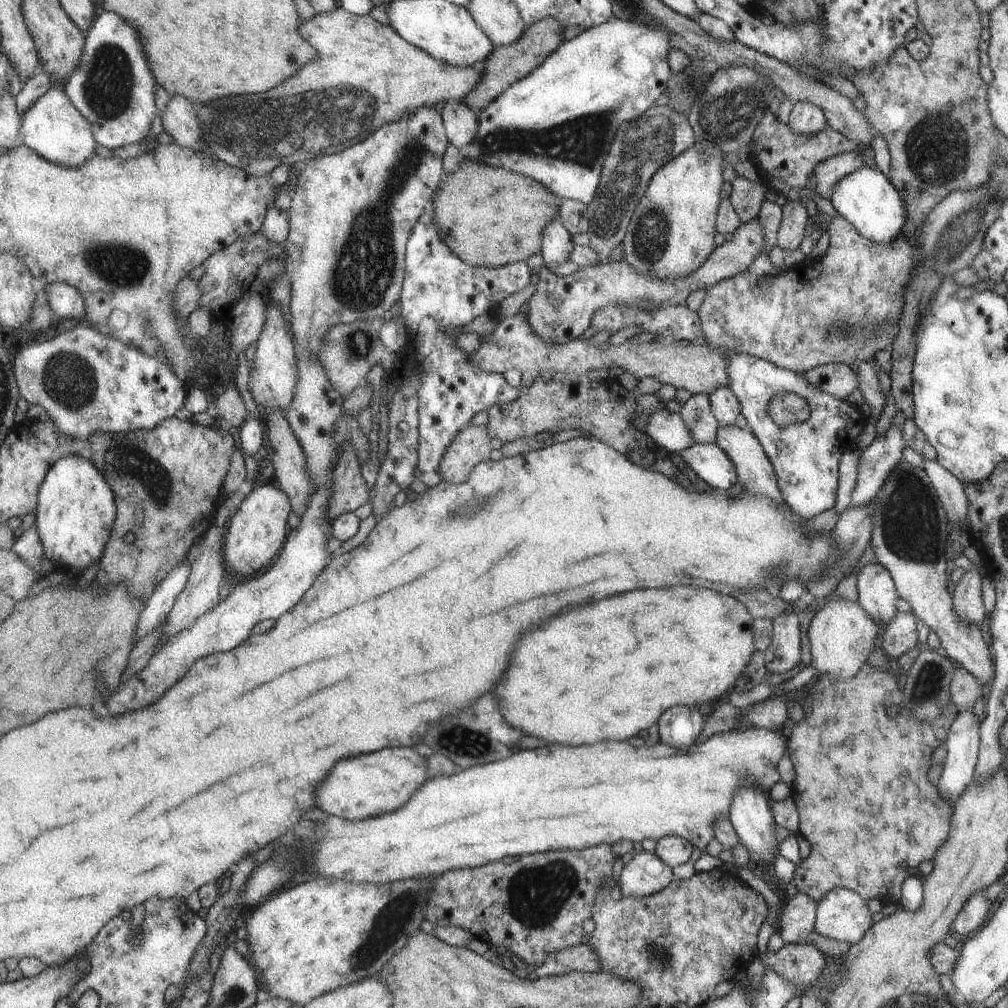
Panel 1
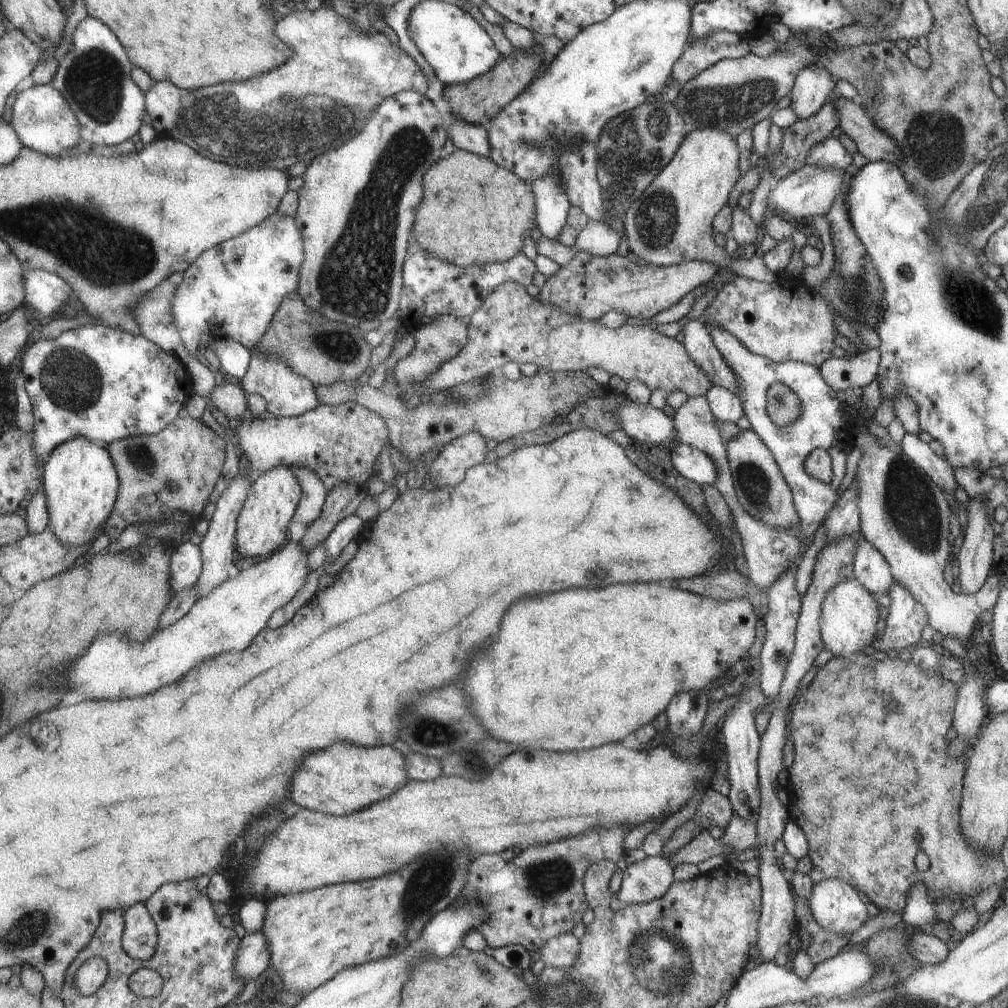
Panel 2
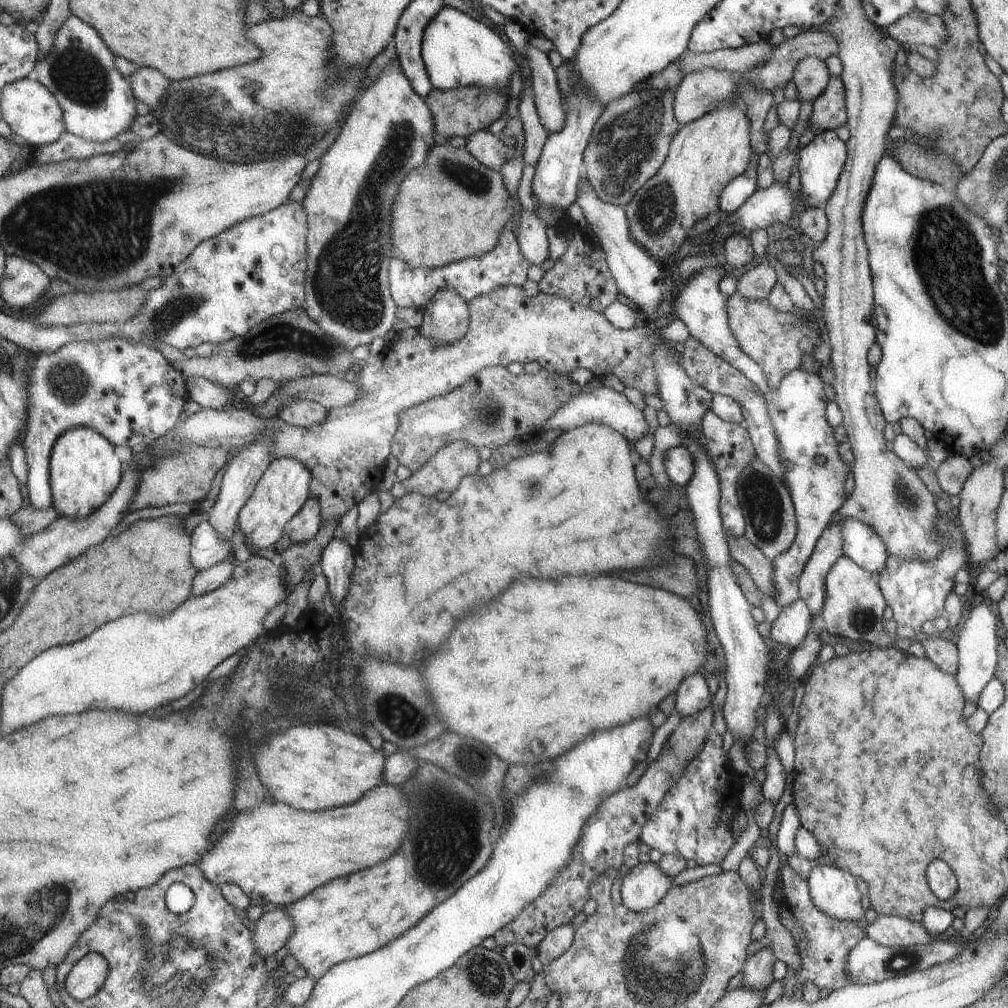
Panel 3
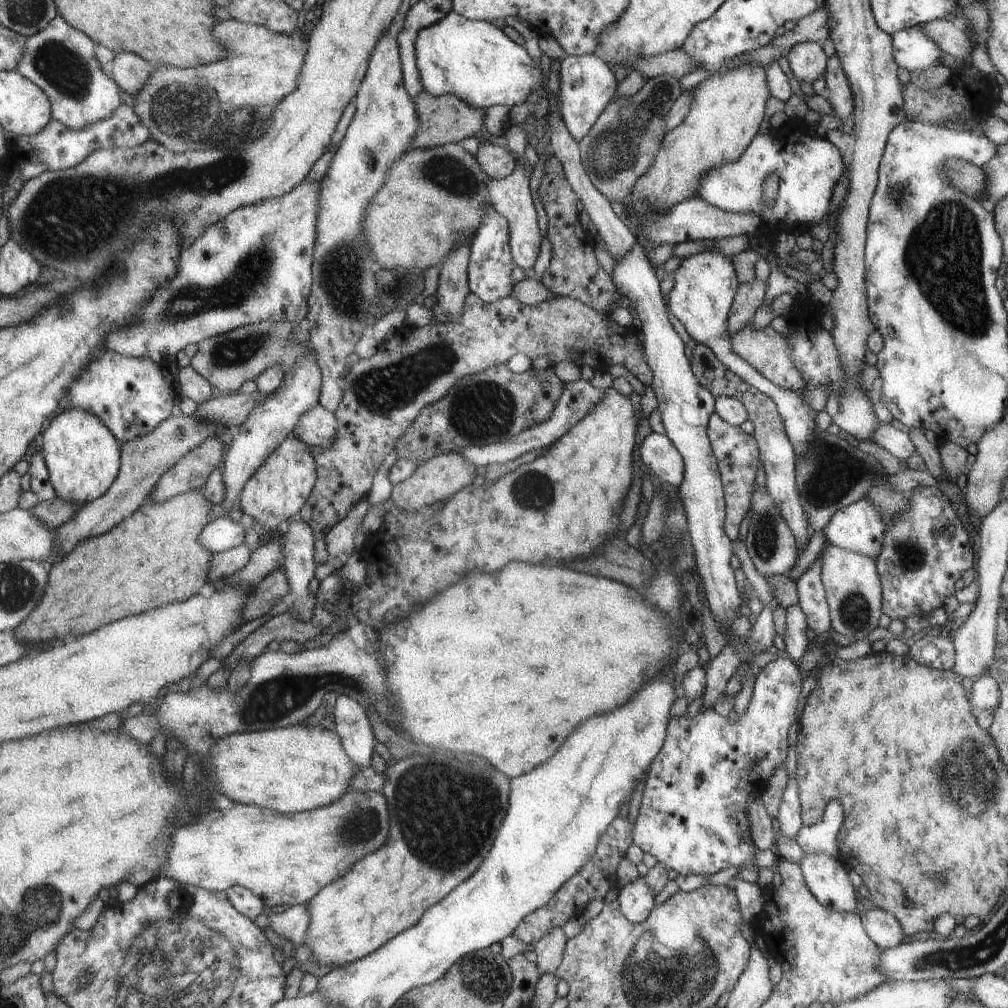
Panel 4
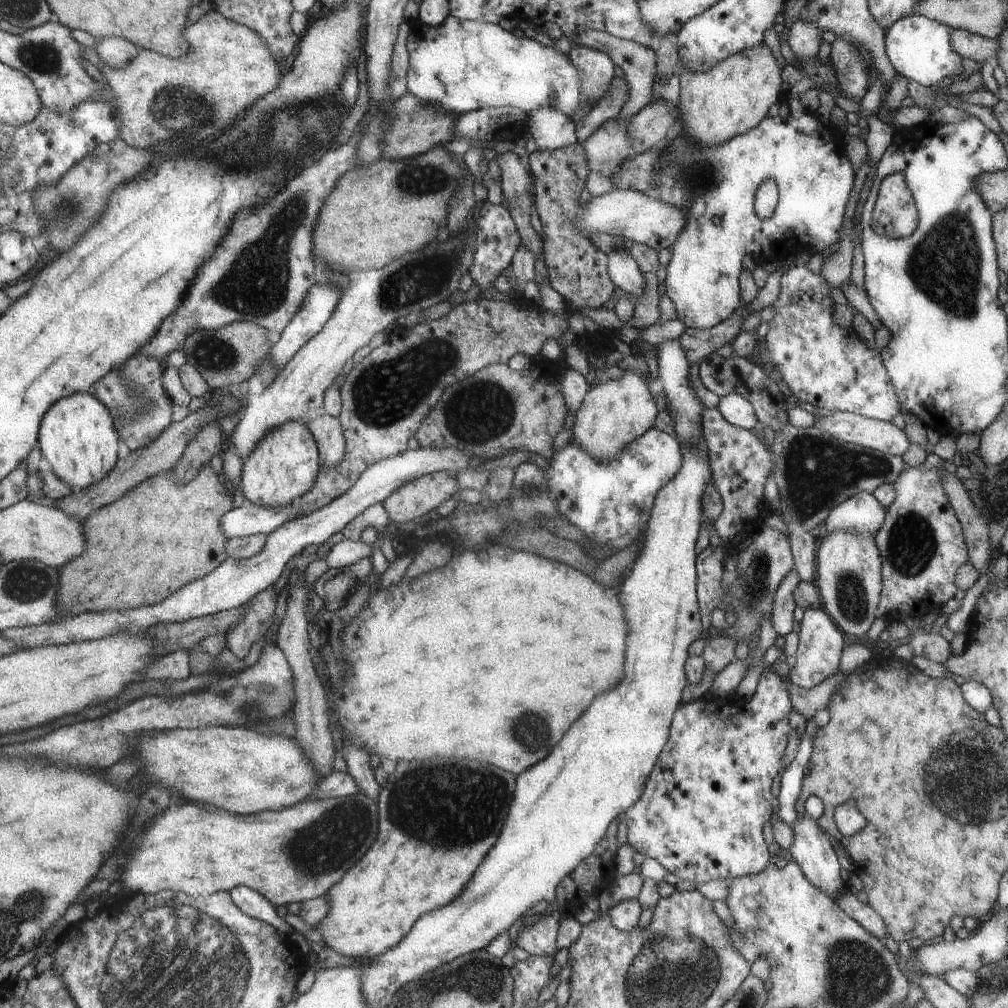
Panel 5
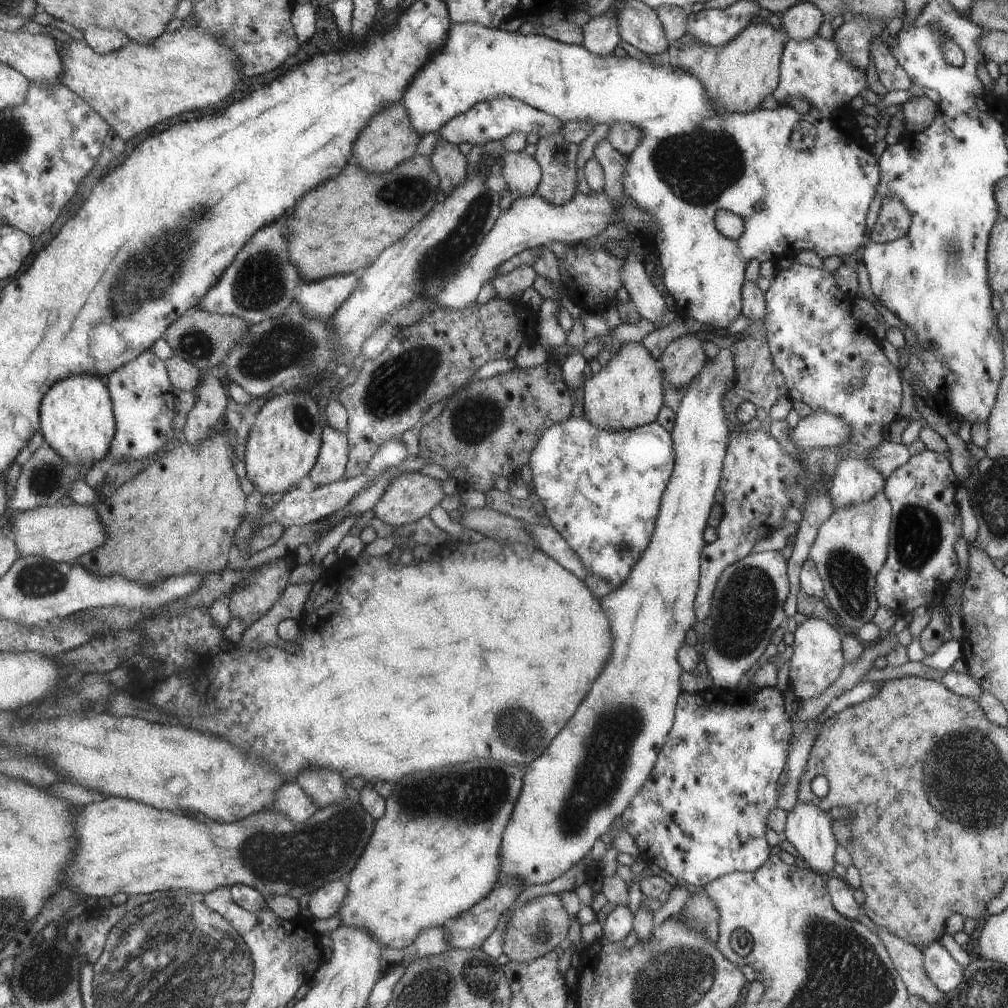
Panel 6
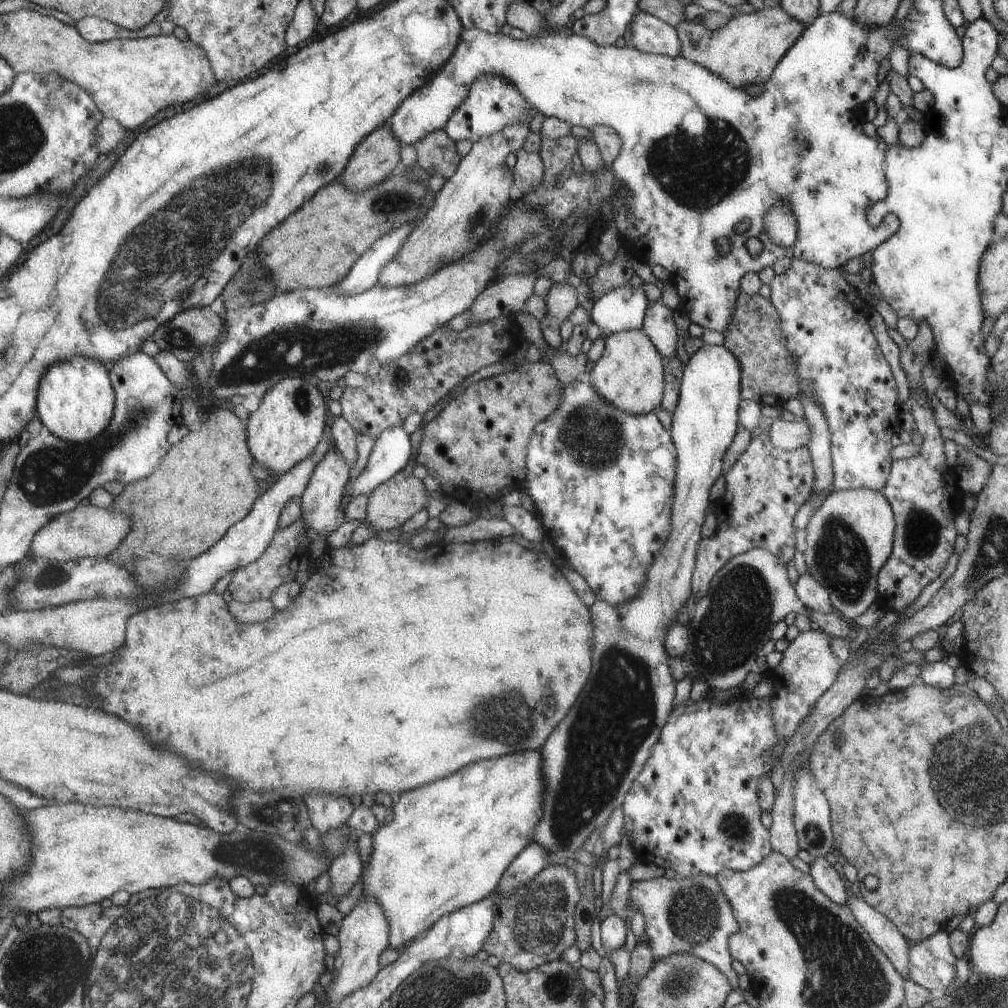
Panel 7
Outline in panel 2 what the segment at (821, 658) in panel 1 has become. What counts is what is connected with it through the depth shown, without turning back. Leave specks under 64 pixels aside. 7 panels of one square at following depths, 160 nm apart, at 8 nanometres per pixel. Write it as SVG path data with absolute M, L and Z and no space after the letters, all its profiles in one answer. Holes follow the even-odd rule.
M854 577L841 581L826 593L820 608L819 632L824 648L833 657L842 659L849 659L852 654L863 652L863 647L871 645L871 640L874 640L877 620L877 602L871 598L871 593Z

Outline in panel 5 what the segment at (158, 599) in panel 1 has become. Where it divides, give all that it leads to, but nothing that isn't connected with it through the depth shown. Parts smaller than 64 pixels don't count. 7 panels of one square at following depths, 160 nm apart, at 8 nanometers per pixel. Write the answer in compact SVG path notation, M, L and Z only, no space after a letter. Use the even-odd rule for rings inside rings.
M241 501L239 506L221 516L219 530L227 540L259 533L268 535L283 521L287 521L288 518L291 520L295 516L295 510L291 511L290 505L262 507Z

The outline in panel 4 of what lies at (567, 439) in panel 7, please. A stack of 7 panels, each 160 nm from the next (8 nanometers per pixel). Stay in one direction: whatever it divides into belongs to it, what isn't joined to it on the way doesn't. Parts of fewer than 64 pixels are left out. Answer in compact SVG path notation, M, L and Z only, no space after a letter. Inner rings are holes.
M651 431L641 440L639 456L645 484L648 482L646 468L649 468L659 481L670 484L672 487L677 488L682 483L684 461L668 435Z

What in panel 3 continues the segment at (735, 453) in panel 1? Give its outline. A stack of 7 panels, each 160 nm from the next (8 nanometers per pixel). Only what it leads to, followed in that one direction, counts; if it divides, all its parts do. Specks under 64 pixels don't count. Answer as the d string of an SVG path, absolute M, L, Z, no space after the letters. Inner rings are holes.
M756 456L737 480L737 494L745 518L744 535L770 561L788 550L796 538L796 513L791 492Z

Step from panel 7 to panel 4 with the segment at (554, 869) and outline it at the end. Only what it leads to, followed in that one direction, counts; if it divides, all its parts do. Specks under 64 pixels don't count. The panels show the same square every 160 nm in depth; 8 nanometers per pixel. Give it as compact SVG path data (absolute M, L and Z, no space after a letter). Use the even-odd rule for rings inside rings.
M553 927L548 930L534 945L534 952L536 956L536 965L540 974L552 973L557 966L560 965L561 952L564 952L563 946L567 945L565 942L568 938L565 936L561 927Z

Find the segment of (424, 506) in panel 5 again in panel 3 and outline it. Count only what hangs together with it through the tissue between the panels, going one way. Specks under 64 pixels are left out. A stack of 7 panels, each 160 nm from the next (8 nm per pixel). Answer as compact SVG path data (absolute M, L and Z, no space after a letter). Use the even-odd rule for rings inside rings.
M464 440L450 442L437 449L436 453L423 463L423 466L412 472L405 480L396 480L389 488L389 492L394 499L404 497L405 494L409 493L419 493L426 497L431 497L436 492L452 493L458 488L464 477L475 474L480 462L478 451L472 443Z

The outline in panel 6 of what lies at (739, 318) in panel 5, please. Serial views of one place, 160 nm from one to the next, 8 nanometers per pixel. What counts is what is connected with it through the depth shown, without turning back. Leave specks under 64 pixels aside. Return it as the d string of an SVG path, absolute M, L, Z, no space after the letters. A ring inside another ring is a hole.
M685 333L669 342L658 358L658 361L661 362L662 369L664 370L665 380L667 380L669 384L673 384L674 387L681 387L686 386L699 372L699 369L703 366L706 359L701 341L692 333Z

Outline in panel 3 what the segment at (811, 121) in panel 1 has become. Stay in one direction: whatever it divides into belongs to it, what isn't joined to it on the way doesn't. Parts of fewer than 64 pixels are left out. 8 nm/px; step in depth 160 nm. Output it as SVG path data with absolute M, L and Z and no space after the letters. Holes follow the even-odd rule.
M801 57L792 72L799 102L814 101L823 92L829 77L823 60Z

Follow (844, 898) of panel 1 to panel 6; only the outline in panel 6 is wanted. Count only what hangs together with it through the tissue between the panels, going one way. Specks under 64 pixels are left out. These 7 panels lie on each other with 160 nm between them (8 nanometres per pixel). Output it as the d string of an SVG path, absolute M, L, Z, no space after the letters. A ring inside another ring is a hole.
M799 803L793 807L786 817L784 831L781 834L797 851L798 862L821 876L829 876L833 870L833 852L835 852L835 840L831 834L832 824L829 824L829 813L823 808L816 807L813 803Z

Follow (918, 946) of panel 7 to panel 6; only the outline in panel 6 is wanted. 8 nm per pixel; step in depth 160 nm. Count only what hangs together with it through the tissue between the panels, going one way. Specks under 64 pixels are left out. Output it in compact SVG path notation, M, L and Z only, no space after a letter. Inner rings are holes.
M937 941L920 947L929 980L942 992L953 991L964 980L963 966Z

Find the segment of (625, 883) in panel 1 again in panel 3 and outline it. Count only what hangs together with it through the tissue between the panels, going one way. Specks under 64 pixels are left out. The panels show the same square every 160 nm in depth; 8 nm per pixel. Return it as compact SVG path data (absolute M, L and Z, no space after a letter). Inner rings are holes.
M638 862L622 879L619 888L621 905L635 912L647 910L665 896L672 879L656 863Z

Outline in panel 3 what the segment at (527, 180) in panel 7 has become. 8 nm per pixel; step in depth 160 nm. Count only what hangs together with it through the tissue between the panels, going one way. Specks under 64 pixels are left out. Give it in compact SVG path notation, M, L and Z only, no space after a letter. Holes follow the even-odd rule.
M481 129L471 136L465 136L463 147L470 155L493 170L498 170L498 166L513 158L519 150L518 147L507 147L505 141L489 133L488 129Z

